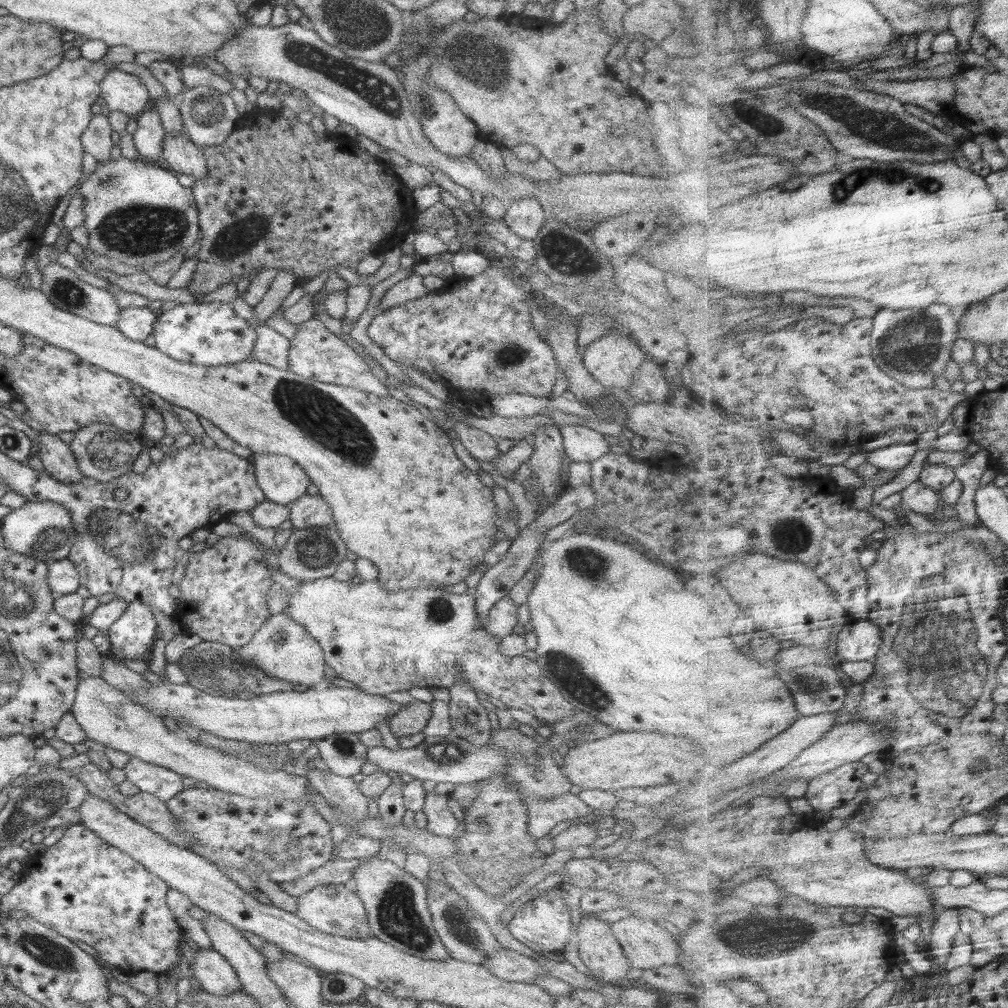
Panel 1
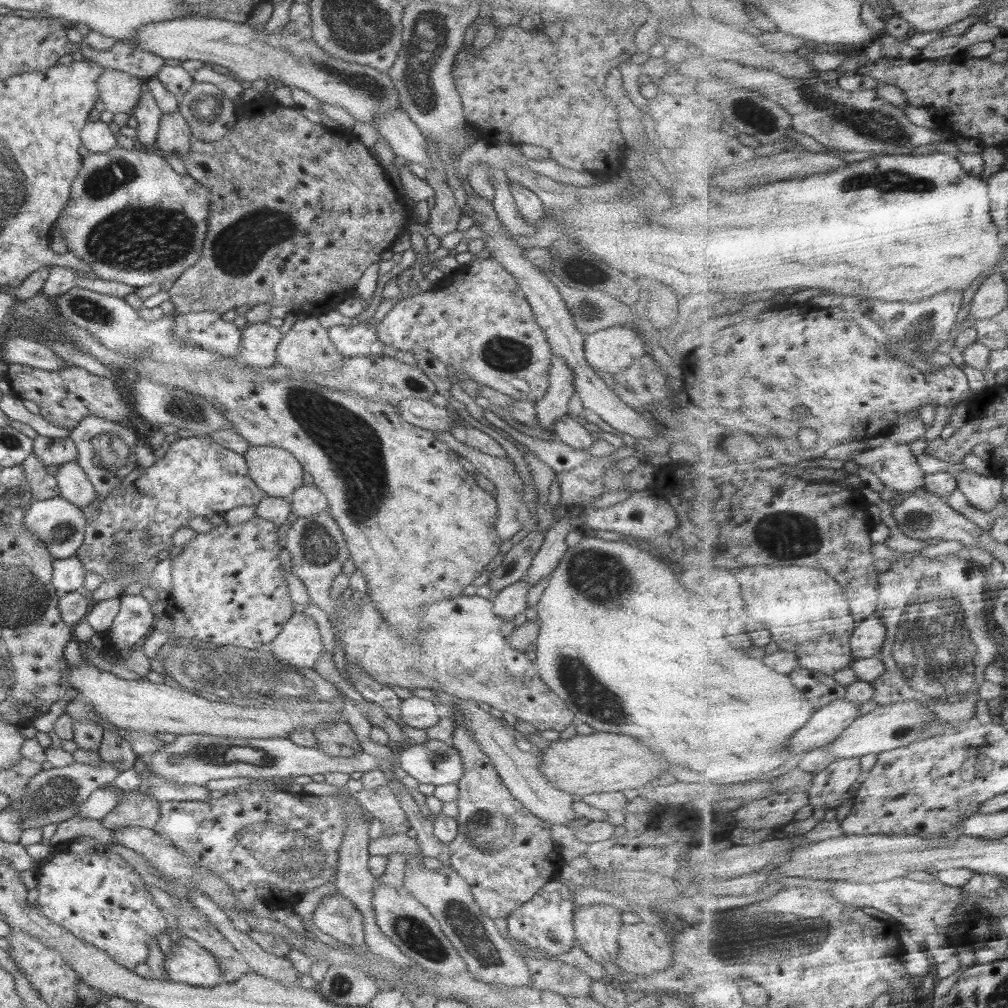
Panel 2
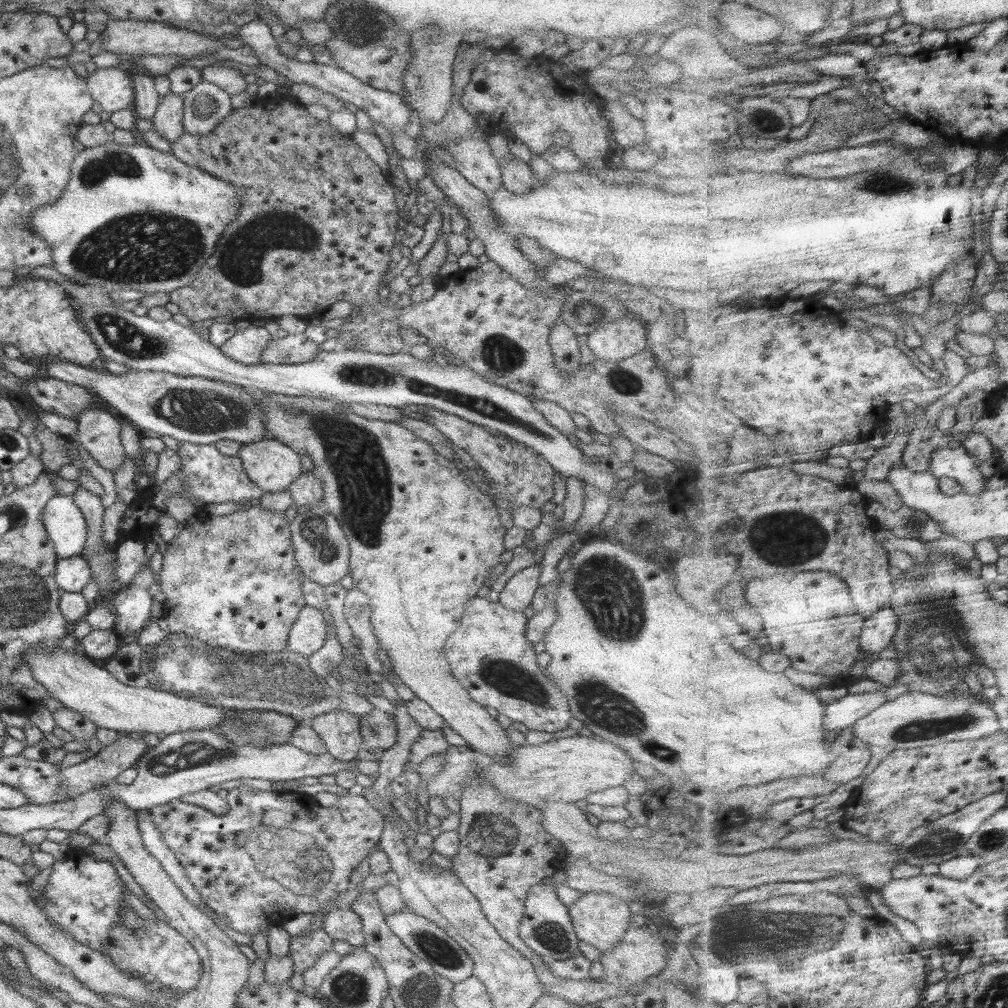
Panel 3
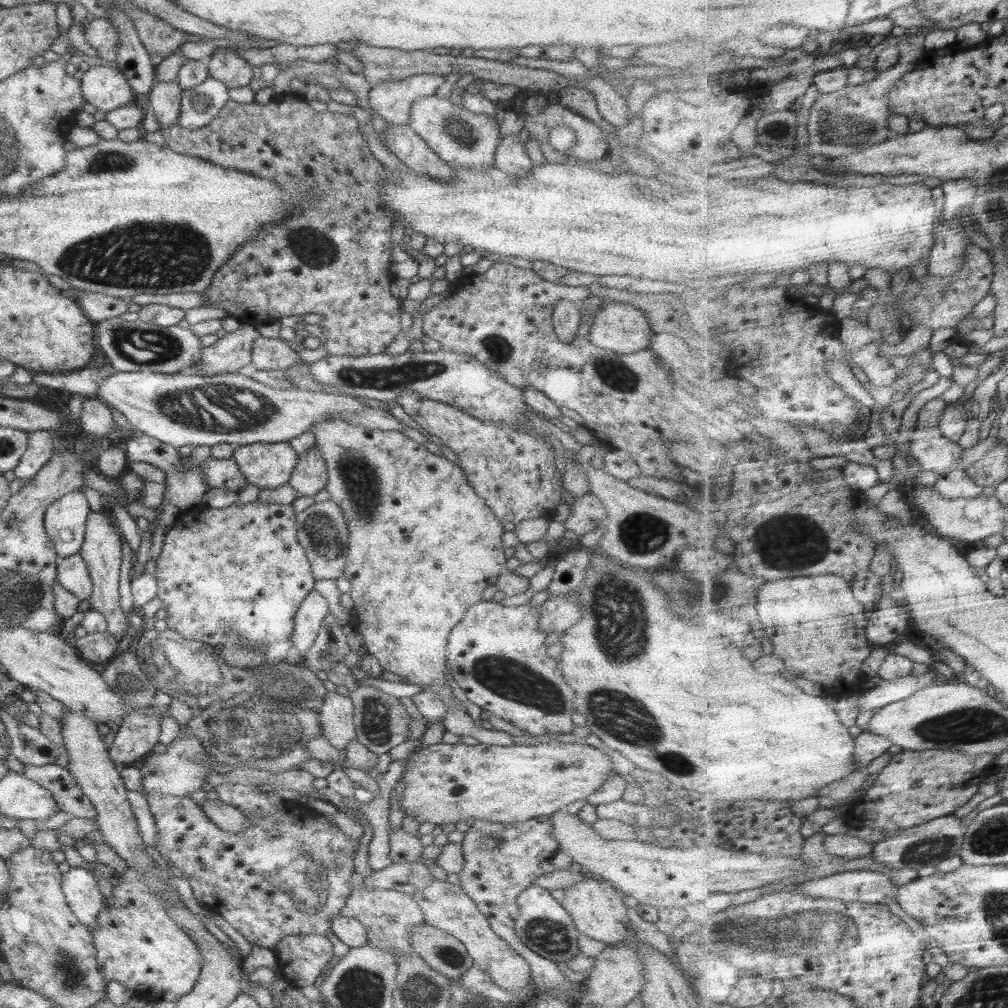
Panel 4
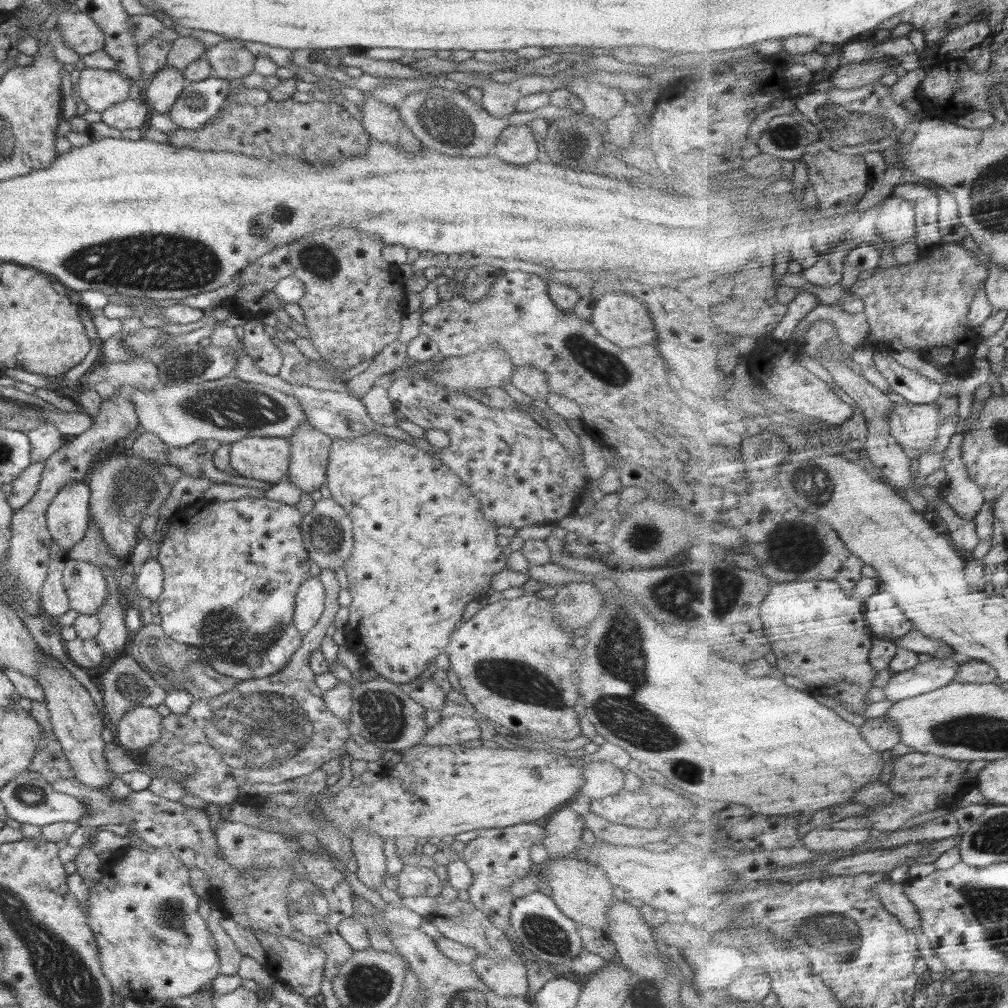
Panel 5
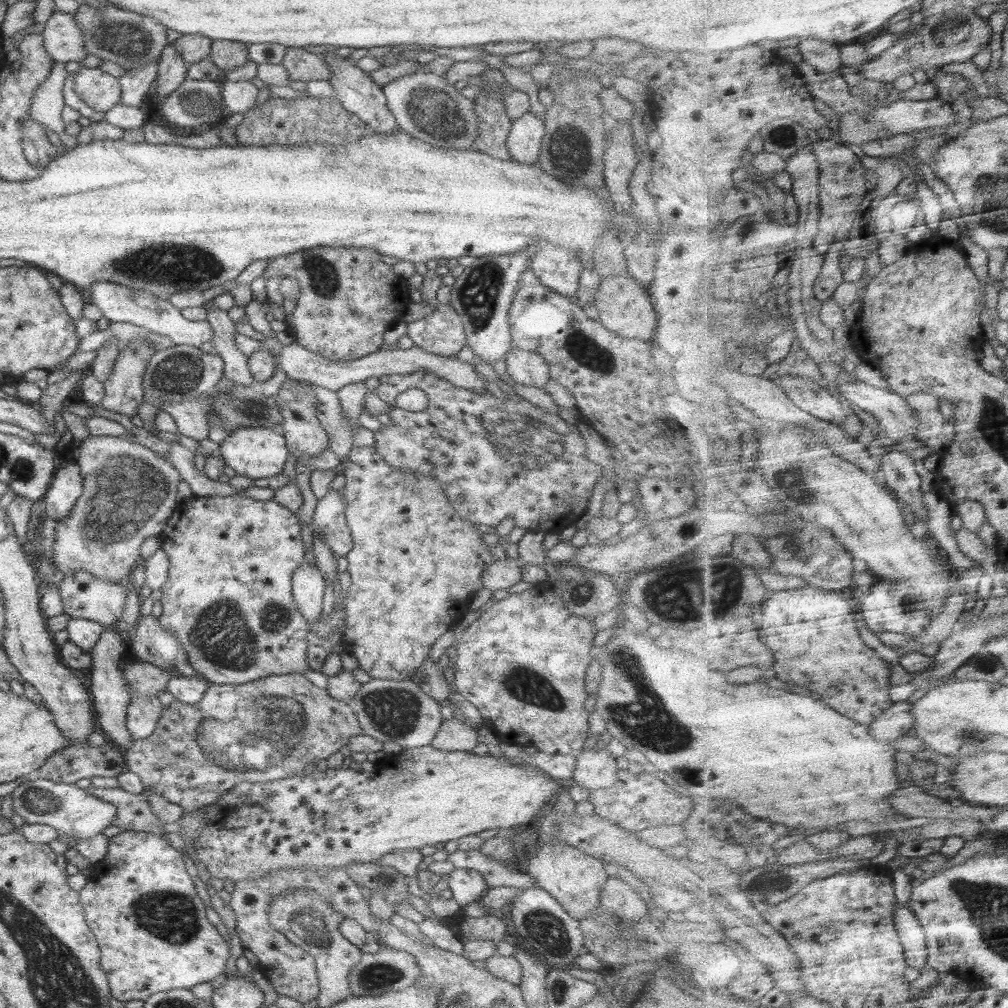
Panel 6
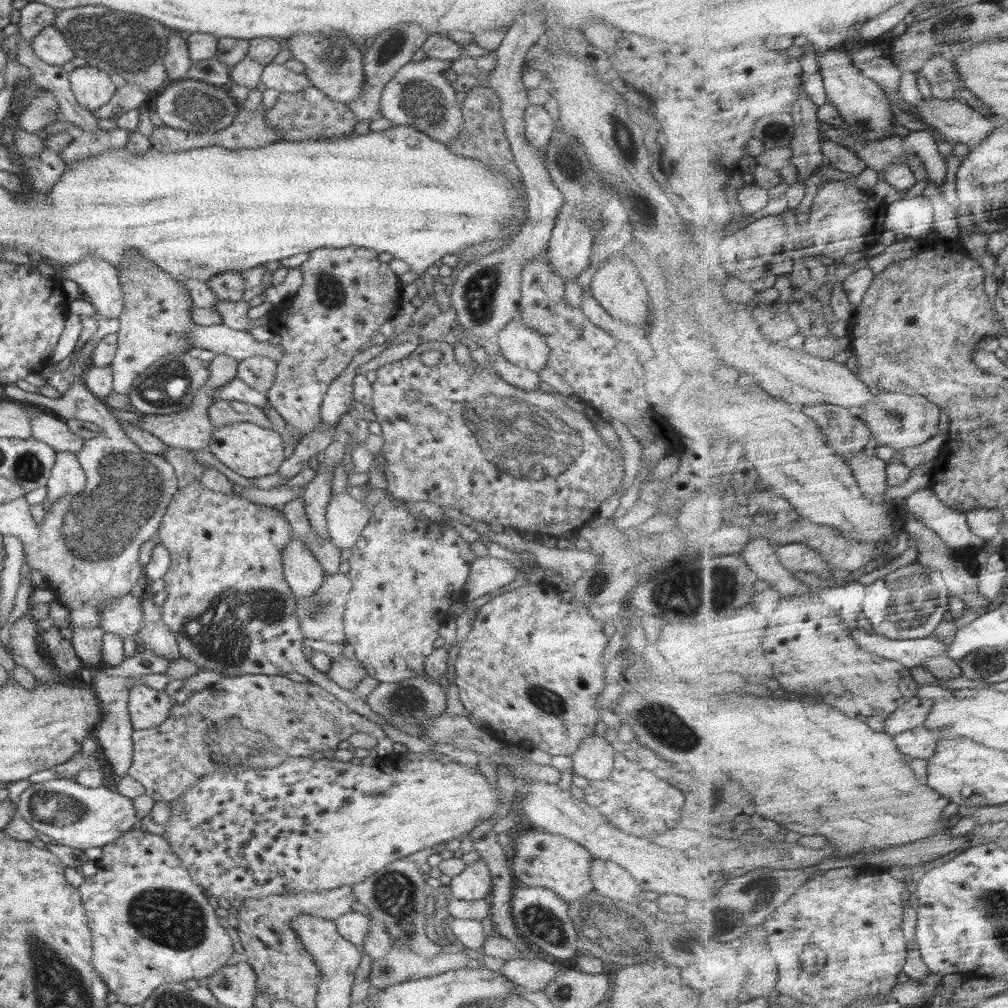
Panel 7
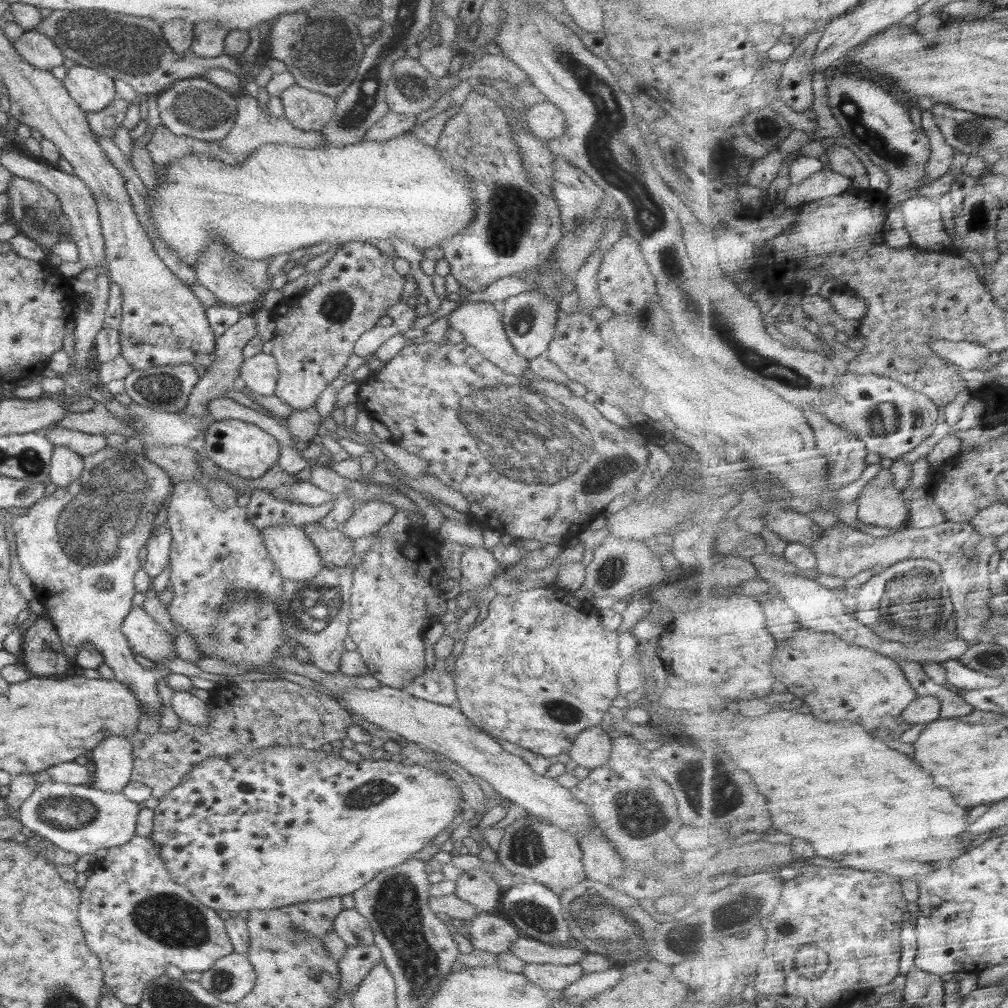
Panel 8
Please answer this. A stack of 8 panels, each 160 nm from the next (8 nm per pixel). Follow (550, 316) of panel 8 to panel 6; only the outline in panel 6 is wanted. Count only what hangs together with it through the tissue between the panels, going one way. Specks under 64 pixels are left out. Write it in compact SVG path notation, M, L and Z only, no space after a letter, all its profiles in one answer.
M512 344L503 360L508 376L524 386L544 388L551 378L548 363L540 353L522 350Z

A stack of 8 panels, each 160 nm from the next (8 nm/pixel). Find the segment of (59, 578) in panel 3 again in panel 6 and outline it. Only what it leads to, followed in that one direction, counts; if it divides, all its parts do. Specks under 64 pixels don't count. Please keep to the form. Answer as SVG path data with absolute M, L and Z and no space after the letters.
M71 570L66 572L59 583L59 591L63 604L63 613L72 619L86 619L100 623L103 627L119 627L122 623L122 612L126 602L126 591L118 583L97 578L91 572Z

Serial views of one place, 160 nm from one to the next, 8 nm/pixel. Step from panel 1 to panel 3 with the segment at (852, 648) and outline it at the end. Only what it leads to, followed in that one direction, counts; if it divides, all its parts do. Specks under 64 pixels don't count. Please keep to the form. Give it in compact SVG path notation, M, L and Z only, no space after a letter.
M892 606L867 617L867 624L861 638L863 651L866 653L884 652L894 642L899 626L899 612Z

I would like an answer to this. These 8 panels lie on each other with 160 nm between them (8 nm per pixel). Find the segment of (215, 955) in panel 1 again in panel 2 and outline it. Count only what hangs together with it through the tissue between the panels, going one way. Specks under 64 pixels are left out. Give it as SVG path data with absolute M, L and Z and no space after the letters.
M179 938L164 960L166 978L190 986L211 987L224 982L216 957L194 940Z

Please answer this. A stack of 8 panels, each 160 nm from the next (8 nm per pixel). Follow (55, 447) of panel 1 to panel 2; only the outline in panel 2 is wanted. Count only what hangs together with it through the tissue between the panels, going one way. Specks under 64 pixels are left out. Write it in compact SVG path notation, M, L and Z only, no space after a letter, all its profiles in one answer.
M76 461L60 464L54 477L64 500L83 508L95 499L95 488Z

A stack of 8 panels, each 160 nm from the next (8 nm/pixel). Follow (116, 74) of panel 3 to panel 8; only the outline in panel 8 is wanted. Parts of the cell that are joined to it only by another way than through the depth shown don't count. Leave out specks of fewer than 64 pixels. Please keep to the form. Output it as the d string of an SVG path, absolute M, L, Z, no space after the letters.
M74 65L61 81L74 102L86 113L100 112L117 96L115 80L98 69Z

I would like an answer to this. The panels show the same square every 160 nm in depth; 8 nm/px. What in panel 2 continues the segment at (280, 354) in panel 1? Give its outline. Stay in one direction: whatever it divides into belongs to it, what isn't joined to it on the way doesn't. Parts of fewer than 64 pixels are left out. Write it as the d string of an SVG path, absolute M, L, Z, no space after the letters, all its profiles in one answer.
M256 322L242 331L239 359L250 367L271 367L276 364L276 347L282 338L279 328L268 322Z

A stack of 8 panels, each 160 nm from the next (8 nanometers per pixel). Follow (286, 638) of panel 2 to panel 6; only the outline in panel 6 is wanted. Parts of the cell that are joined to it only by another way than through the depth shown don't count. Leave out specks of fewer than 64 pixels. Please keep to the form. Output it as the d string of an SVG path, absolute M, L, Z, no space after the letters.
M306 560L292 573L292 596L300 614L307 620L309 645L324 646L327 639L321 639L311 630L313 624L321 617L322 597L325 589L323 574Z

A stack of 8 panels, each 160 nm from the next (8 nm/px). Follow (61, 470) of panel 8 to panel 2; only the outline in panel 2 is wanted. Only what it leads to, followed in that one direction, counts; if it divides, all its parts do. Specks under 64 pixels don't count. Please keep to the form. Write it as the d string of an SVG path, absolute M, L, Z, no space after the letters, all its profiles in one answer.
M57 496L45 500L31 500L23 518L24 526L36 535L49 550L54 559L74 557L85 538L87 520L82 509Z

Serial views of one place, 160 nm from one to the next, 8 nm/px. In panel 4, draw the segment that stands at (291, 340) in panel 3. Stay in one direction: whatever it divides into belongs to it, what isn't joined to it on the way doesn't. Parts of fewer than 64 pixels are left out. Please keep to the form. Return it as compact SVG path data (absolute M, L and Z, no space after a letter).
M258 335L253 340L251 362L258 370L288 369L299 358L284 339Z

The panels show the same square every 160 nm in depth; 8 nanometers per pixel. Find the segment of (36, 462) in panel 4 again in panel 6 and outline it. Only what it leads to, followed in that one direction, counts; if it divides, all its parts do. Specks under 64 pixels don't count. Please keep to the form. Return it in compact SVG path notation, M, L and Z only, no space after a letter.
M68 373L64 380L49 384L43 390L42 396L39 398L39 402L42 405L41 413L53 425L56 425L56 414L67 403L68 395L71 394L78 380L80 380L80 373Z

